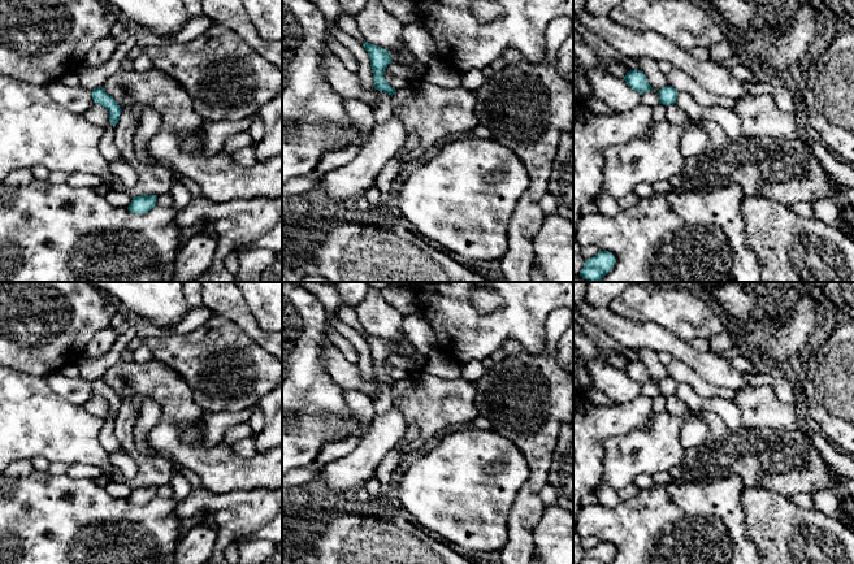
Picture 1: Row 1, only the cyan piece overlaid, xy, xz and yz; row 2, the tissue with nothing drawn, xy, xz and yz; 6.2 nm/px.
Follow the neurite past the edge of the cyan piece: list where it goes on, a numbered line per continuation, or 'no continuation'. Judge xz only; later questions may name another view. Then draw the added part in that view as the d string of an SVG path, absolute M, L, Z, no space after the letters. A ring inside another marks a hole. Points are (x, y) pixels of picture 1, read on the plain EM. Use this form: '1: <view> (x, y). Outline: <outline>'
no continuation

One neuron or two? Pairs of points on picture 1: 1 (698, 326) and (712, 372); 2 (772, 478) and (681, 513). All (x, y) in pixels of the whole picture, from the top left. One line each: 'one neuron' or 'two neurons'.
1: two neurons
2: two neurons

